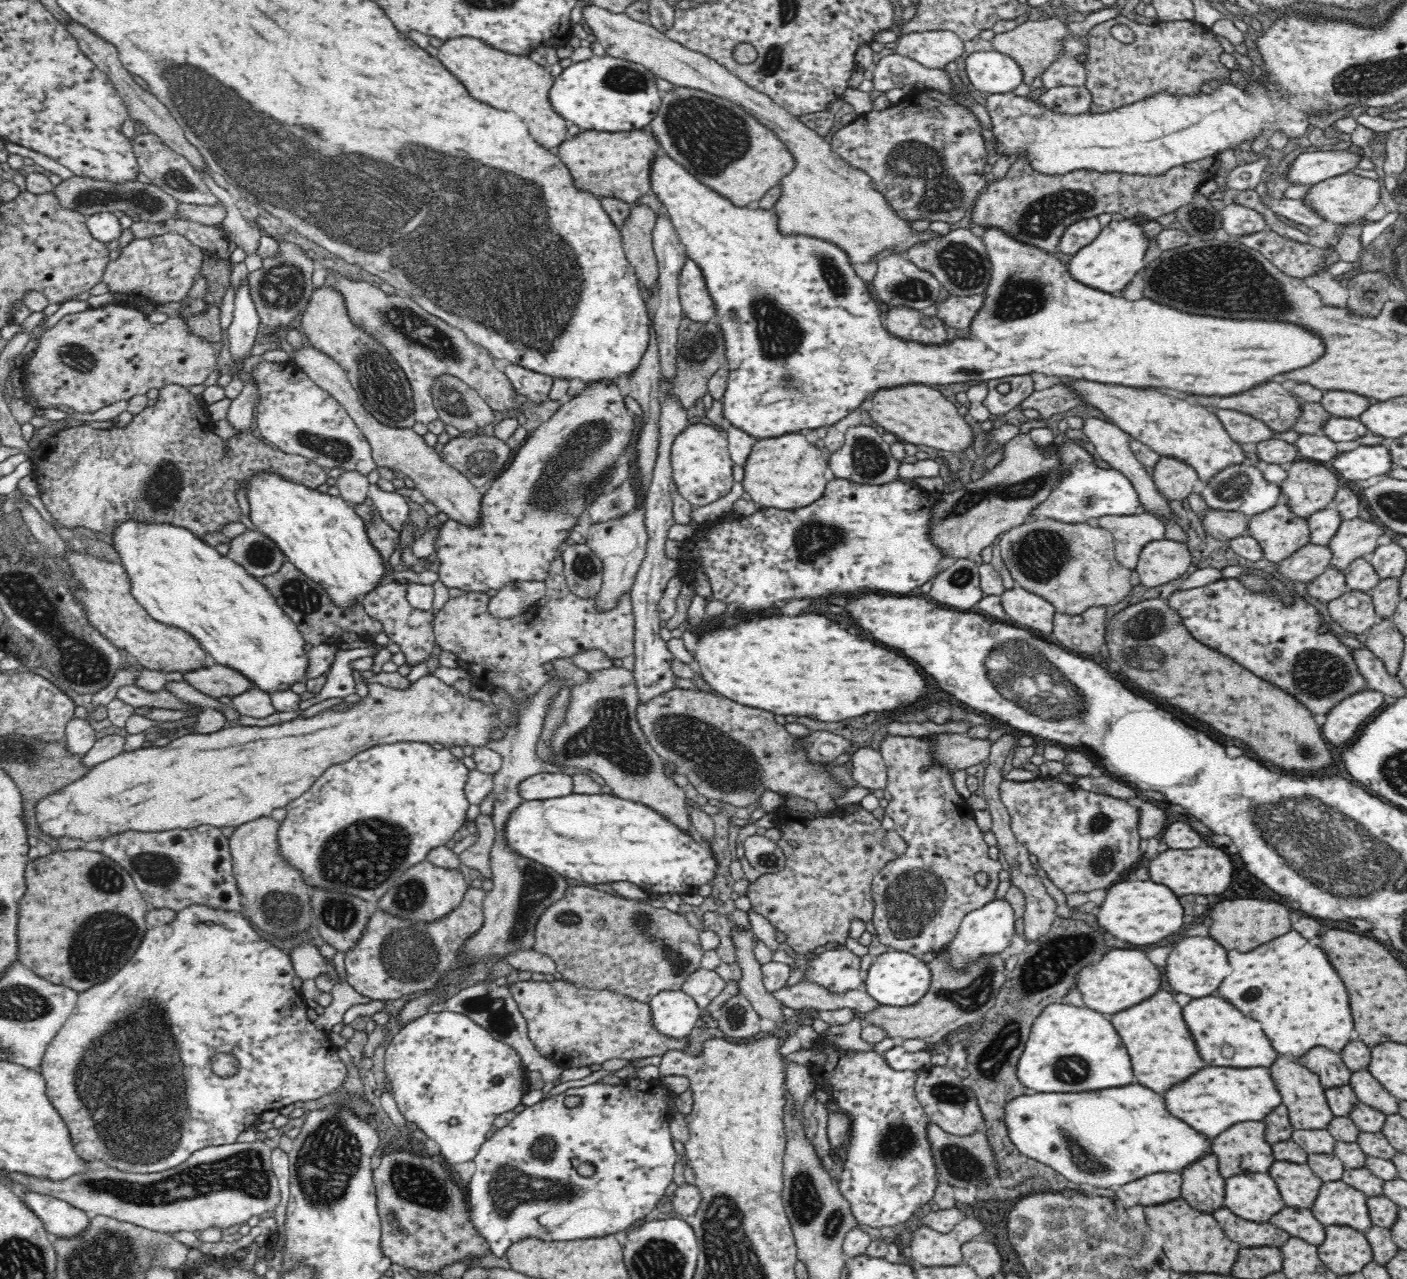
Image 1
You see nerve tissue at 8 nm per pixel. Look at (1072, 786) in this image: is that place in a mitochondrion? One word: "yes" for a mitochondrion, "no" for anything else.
no

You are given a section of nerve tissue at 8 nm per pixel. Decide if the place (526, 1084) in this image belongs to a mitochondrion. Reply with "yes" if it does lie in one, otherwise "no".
no

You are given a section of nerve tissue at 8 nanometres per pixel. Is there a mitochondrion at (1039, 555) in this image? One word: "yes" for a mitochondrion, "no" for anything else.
yes

